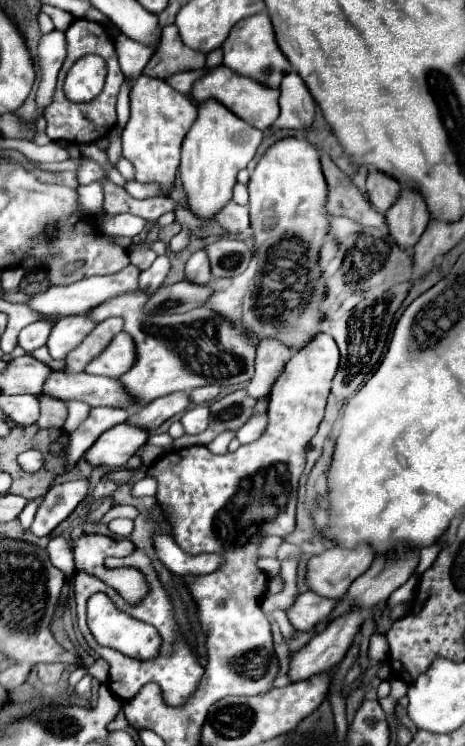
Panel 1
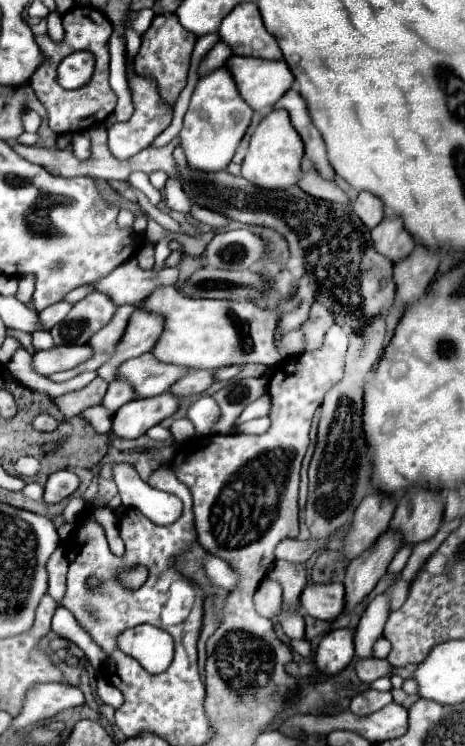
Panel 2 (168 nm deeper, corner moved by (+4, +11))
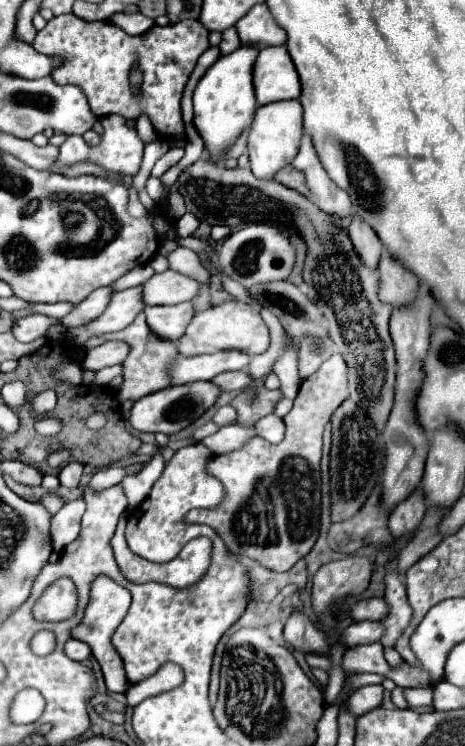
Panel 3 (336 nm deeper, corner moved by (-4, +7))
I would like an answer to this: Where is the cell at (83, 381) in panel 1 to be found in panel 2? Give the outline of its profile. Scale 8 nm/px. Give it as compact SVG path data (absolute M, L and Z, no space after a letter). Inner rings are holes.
M144 354L132 360L126 360L122 366L118 366L116 378L126 380L136 398L150 398L166 392L168 386L172 386L180 376L188 374L186 368L158 362L152 354Z

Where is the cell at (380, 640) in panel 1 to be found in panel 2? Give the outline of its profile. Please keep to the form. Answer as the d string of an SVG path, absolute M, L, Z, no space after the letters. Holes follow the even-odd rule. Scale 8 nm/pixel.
M358 658L356 662L356 674L362 682L372 682L380 676L390 676L390 668L394 666L388 660L380 660L380 658Z

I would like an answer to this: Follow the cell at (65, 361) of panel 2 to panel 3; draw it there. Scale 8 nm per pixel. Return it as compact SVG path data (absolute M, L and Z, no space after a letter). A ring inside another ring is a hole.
M112 340L112 342L104 342L100 344L98 348L90 350L84 358L82 358L82 368L88 368L88 370L102 370L106 366L116 366L116 364L122 364L128 356L128 350L130 346L126 342L120 342L120 340Z

